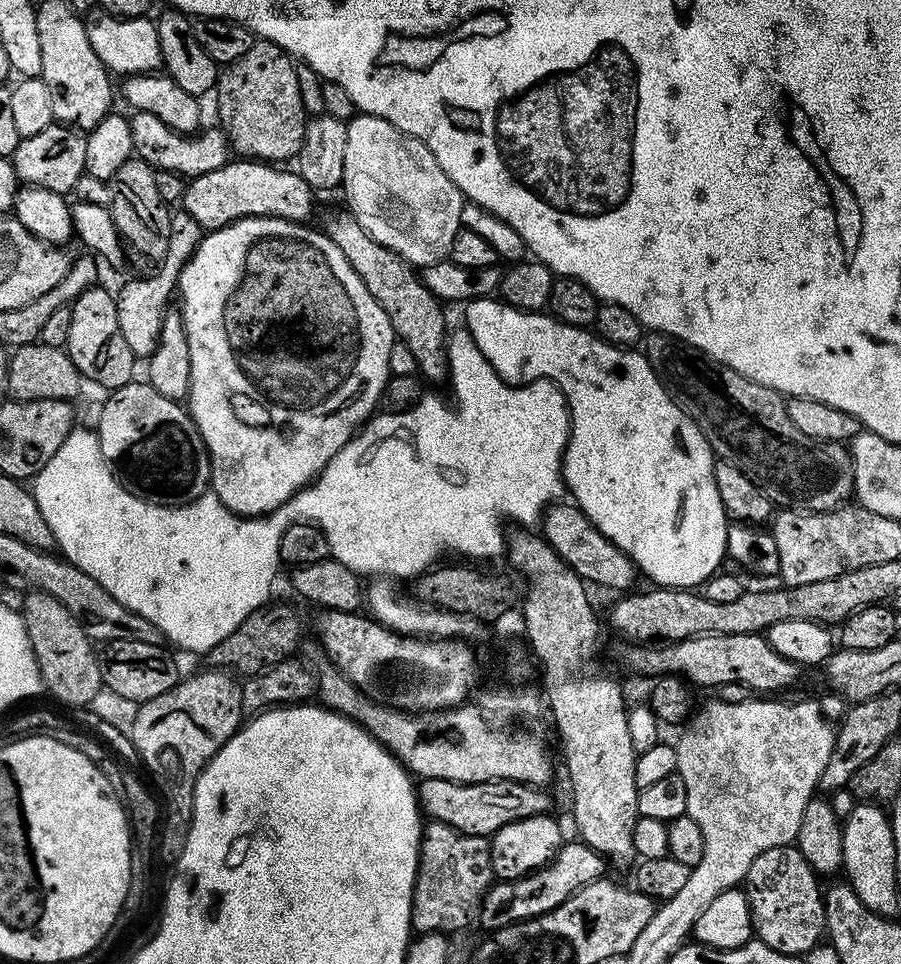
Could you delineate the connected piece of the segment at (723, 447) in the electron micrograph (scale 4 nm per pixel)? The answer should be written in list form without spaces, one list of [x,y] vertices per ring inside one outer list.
[[[652,332],[642,340],[644,357],[650,362],[654,374],[661,384],[668,389],[669,396],[684,409],[684,412],[702,430],[706,442],[713,453],[723,463],[733,464],[754,486],[758,486],[768,495],[773,505],[784,510],[795,510],[801,514],[831,512],[841,507],[844,500],[853,495],[852,458],[844,444],[831,444],[814,438],[806,438],[798,426],[790,422],[786,414],[786,400],[781,393],[770,386],[762,386],[726,366],[721,360],[714,360],[705,352],[692,348],[682,340],[662,332]]]

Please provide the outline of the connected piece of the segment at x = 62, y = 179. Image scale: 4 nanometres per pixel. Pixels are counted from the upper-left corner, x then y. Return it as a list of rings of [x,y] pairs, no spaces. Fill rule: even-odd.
[[[55,122],[46,126],[46,130],[41,130],[39,134],[23,137],[10,158],[17,181],[33,188],[45,188],[51,192],[71,193],[78,178],[85,175],[87,141],[85,133],[70,128],[67,124]]]

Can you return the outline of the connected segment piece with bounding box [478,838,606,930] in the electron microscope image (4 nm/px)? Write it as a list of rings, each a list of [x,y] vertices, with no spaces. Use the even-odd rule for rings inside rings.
[[[572,838],[569,844],[568,841],[561,843],[554,859],[530,875],[517,880],[493,883],[480,903],[478,924],[488,928],[487,930],[495,930],[505,928],[507,924],[519,924],[522,920],[546,914],[562,906],[562,902],[566,902],[566,898],[574,895],[579,888],[585,888],[590,882],[601,879],[605,875],[604,868],[606,869],[606,861],[603,856],[598,855],[590,846],[586,846],[583,840]]]

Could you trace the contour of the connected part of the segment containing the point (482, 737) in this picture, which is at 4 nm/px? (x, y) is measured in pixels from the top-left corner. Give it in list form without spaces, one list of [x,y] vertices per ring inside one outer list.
[[[301,639],[298,645],[298,659],[316,675],[316,696],[323,707],[332,712],[342,714],[350,718],[358,726],[362,726],[378,741],[385,750],[391,752],[413,777],[429,780],[430,778],[442,778],[446,782],[455,784],[481,784],[495,780],[513,780],[533,786],[548,786],[552,780],[552,760],[544,749],[544,744],[536,736],[503,736],[492,729],[492,724],[486,717],[480,716],[476,708],[461,706],[458,708],[446,708],[443,712],[426,712],[413,714],[404,712],[401,708],[390,708],[387,704],[379,704],[371,700],[366,693],[358,690],[346,674],[338,670],[338,666],[328,659],[319,639]]]

